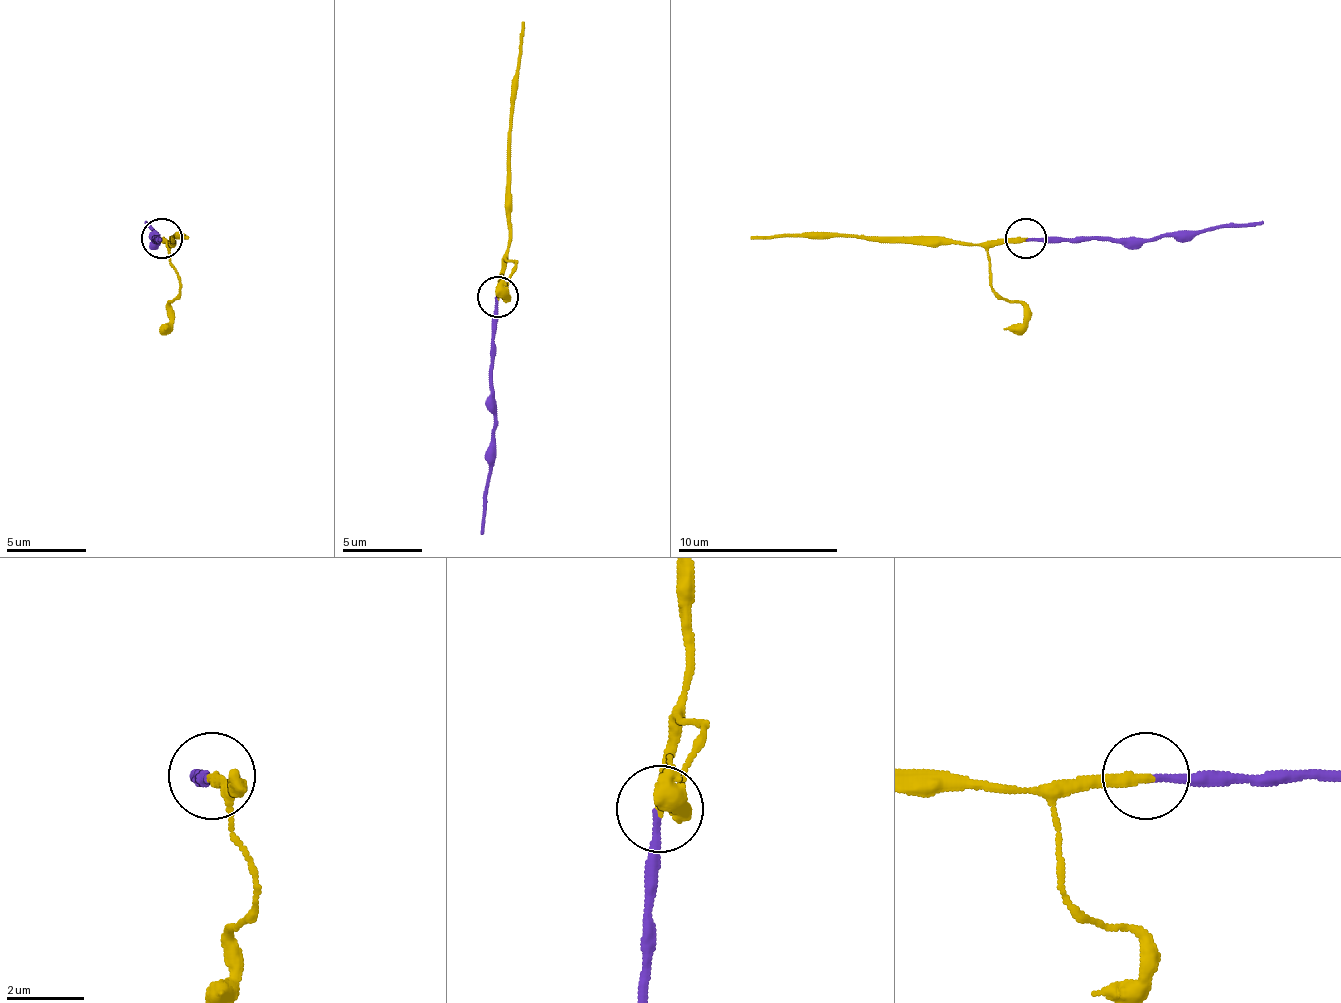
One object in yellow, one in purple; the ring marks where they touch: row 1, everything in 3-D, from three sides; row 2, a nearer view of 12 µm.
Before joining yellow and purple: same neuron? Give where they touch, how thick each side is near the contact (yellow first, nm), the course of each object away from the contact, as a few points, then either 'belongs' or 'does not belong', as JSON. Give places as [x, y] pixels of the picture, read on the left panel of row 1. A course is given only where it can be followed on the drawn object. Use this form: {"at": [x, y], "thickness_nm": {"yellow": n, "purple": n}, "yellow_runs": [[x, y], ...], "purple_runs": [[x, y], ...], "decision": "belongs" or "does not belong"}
{"at": [161, 238], "thickness_nm": {"yellow": 280, "purple": 180}, "yellow_runs": [[162, 237], [171, 245], [175, 237], [187, 237]], "purple_runs": [[162, 237], [154, 237], [158, 237], [146, 221]], "decision": "belongs"}

